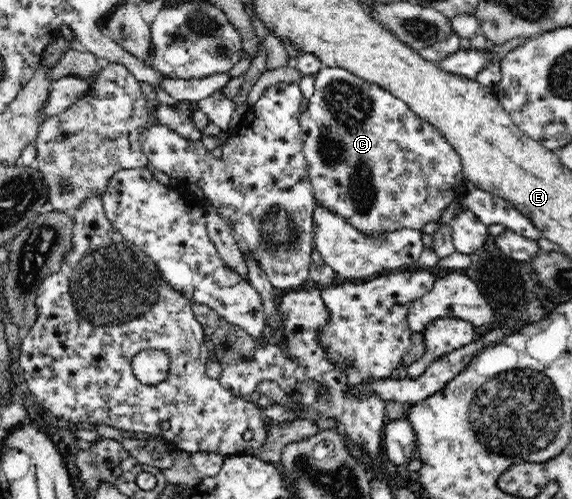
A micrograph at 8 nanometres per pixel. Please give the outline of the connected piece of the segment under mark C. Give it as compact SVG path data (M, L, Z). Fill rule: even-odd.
M324 66L315 73L315 86L312 97L309 99L306 111L301 113L299 122L301 127L301 140L303 155L306 160L307 174L311 180L315 202L322 203L326 210L342 216L346 222L366 234L390 233L400 229L421 229L428 223L437 223L445 210L452 202L461 201L467 193L468 182L463 174L461 156L450 145L450 142L422 117L418 117L409 105L394 97L394 94L382 89L380 85L364 81L361 77L350 73L348 69L338 66Z

